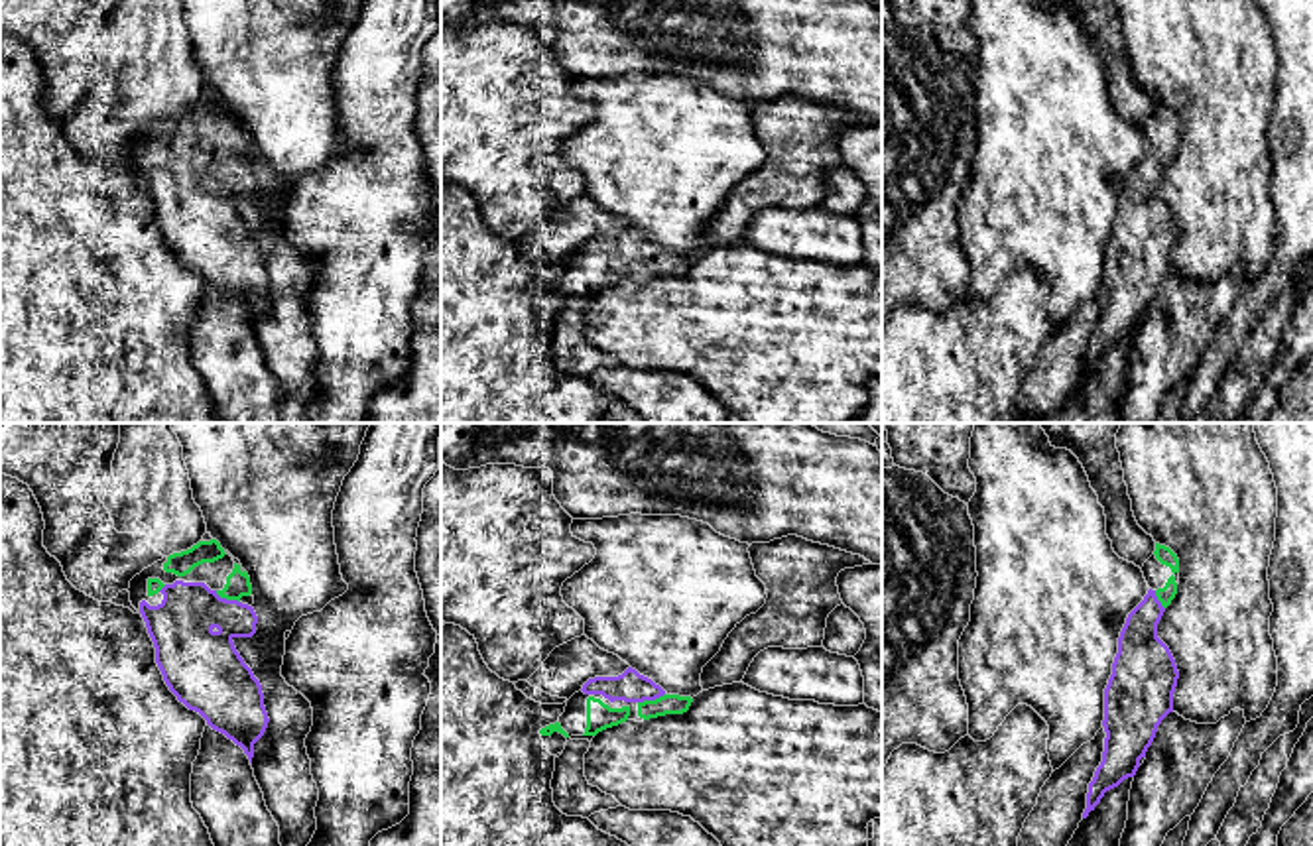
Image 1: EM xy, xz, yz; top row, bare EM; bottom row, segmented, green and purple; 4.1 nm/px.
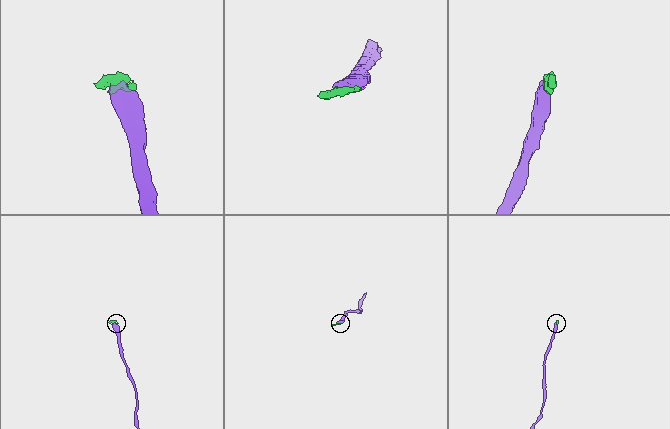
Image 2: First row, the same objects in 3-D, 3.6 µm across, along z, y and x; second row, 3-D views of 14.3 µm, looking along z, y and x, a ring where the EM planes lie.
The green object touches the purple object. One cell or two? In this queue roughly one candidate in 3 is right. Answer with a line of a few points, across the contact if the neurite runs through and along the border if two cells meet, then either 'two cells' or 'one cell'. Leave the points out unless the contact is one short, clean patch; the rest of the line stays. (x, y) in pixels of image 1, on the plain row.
xz (668, 262), (650, 260), (636, 246), (630, 246) | one cell

